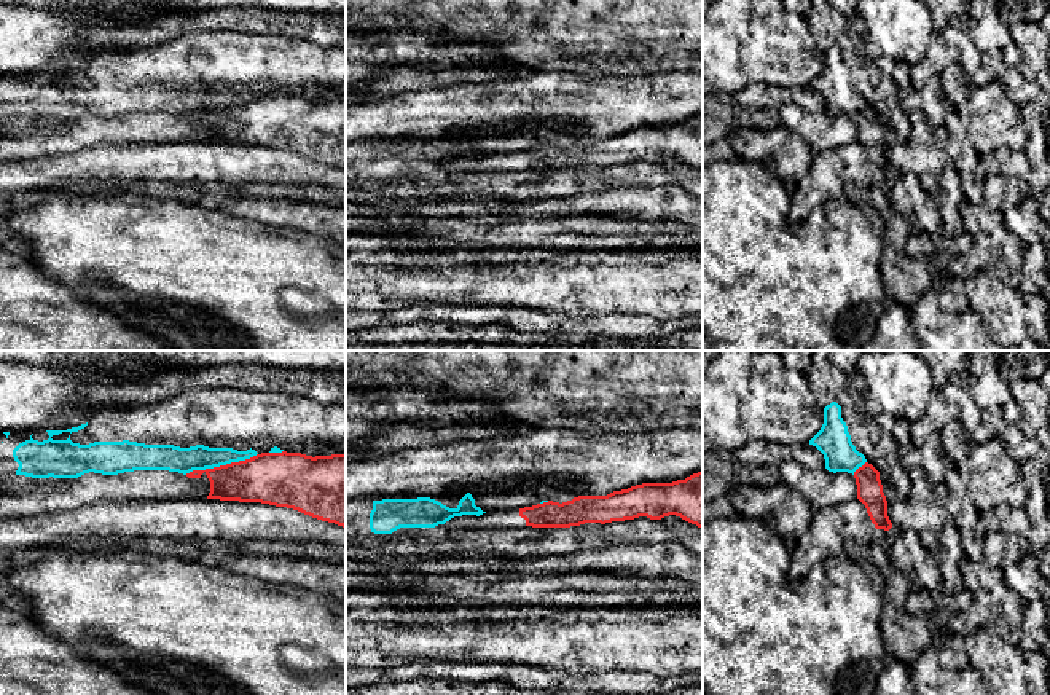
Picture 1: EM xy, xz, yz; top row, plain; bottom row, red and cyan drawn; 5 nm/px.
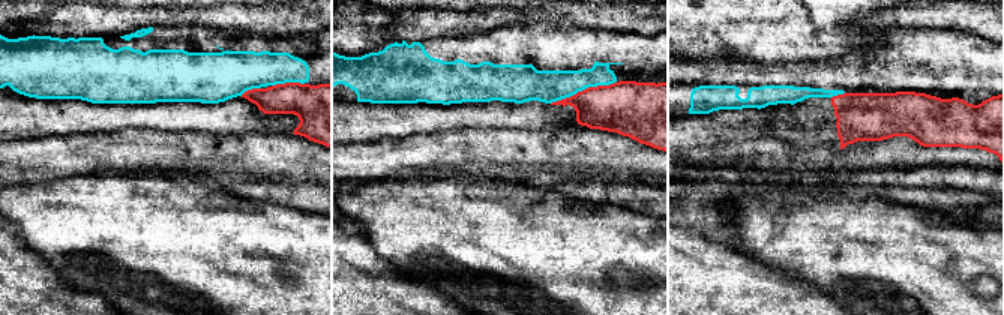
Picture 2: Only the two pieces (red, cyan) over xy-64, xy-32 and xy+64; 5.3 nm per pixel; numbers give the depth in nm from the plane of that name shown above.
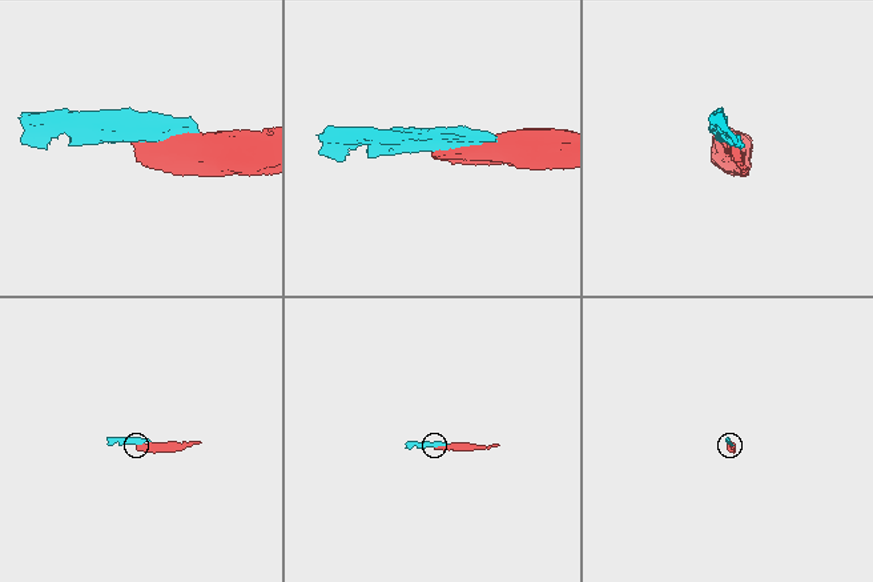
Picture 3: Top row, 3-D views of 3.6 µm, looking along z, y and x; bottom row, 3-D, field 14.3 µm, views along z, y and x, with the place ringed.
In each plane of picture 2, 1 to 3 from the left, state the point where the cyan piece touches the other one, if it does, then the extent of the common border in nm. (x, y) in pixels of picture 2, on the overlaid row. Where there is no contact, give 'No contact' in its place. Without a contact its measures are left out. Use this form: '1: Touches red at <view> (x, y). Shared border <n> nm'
1: Touches red at xy-64 (287, 83). Shared border 180 nm
2: Touches red at xy-32 (583, 90). Shared border 380 nm
3: Touches red at xy+64 (838, 95). Shared border 80 nm

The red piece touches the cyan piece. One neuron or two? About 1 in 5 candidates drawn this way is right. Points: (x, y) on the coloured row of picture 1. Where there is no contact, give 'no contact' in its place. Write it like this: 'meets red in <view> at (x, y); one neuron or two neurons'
meets red in xy at (220, 466); two neurons

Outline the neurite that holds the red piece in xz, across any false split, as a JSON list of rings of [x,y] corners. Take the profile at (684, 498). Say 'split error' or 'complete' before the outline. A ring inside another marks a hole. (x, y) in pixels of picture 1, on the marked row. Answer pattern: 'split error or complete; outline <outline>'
split error; outline [[[703,472],[672,483],[642,483],[607,496],[578,496],[567,502],[543,502],[524,508],[491,510],[480,516],[462,515],[446,529],[570,528],[585,523],[612,523],[676,515],[703,529]]]

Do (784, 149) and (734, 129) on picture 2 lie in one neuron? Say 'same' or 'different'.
different

